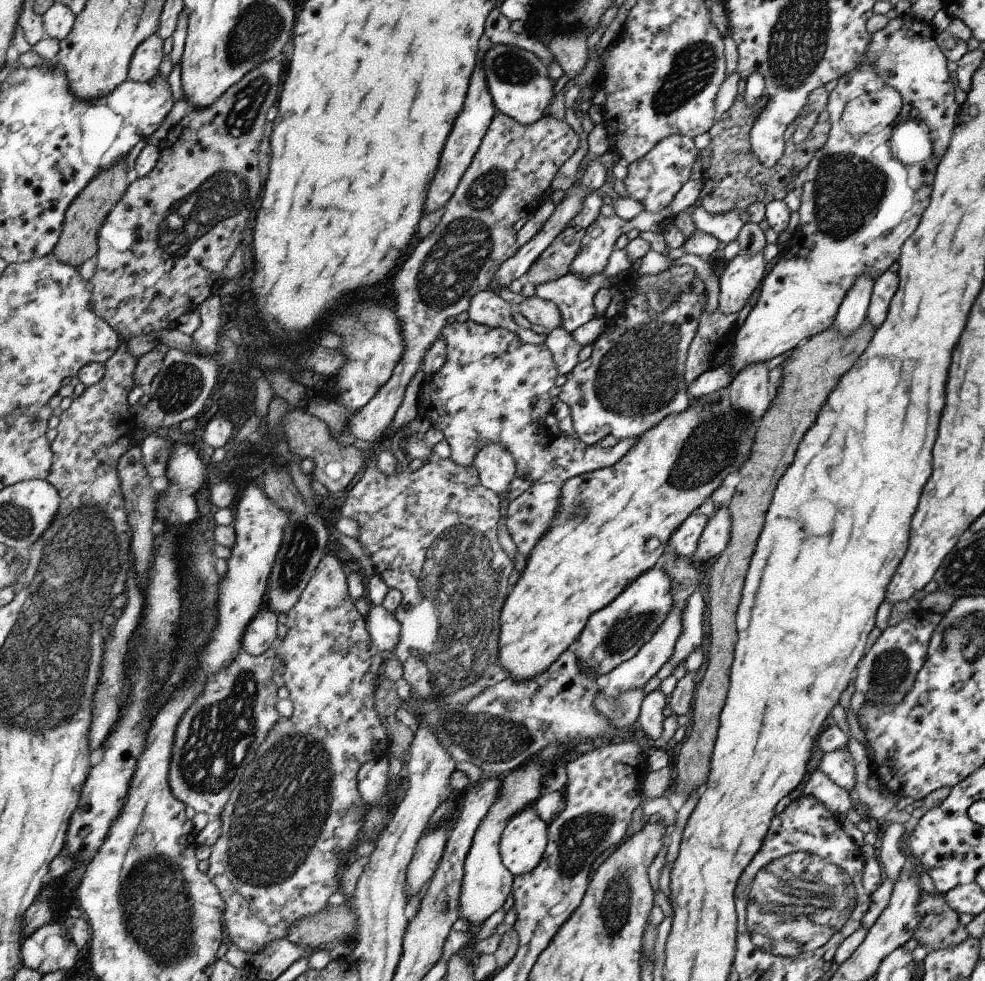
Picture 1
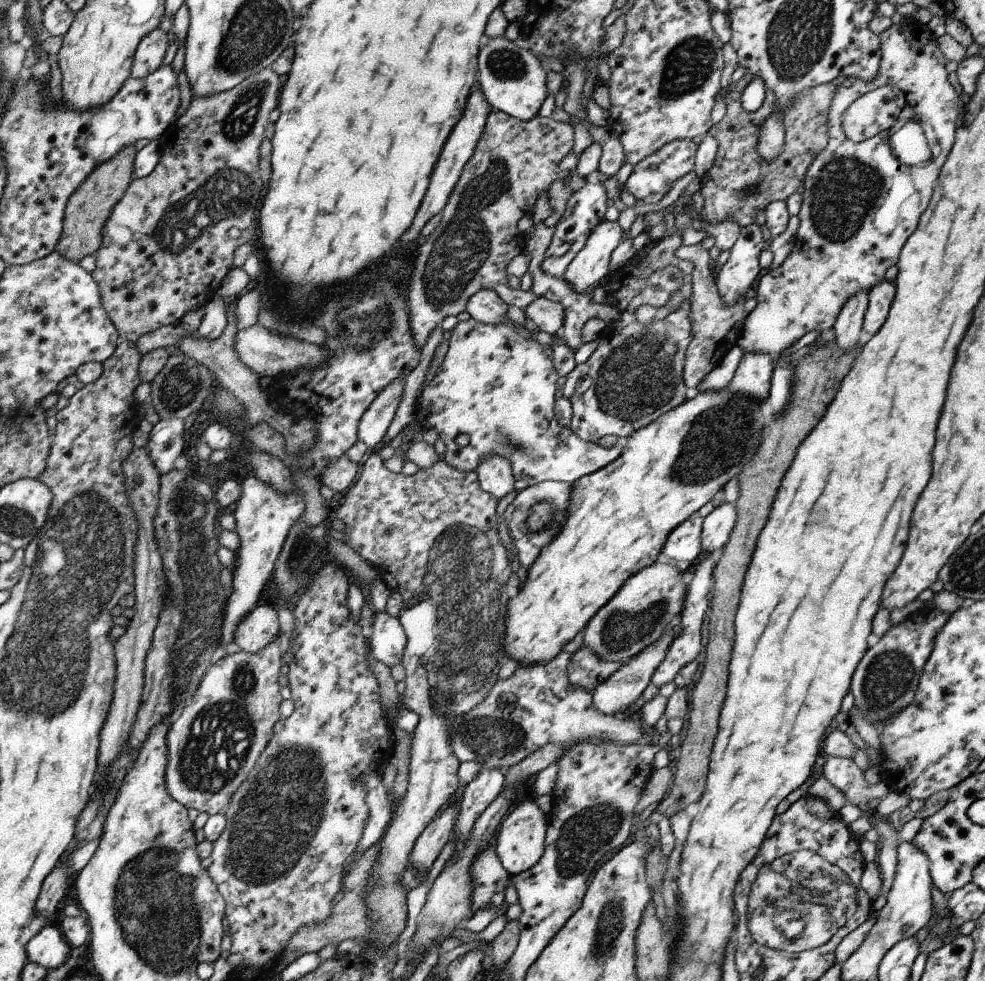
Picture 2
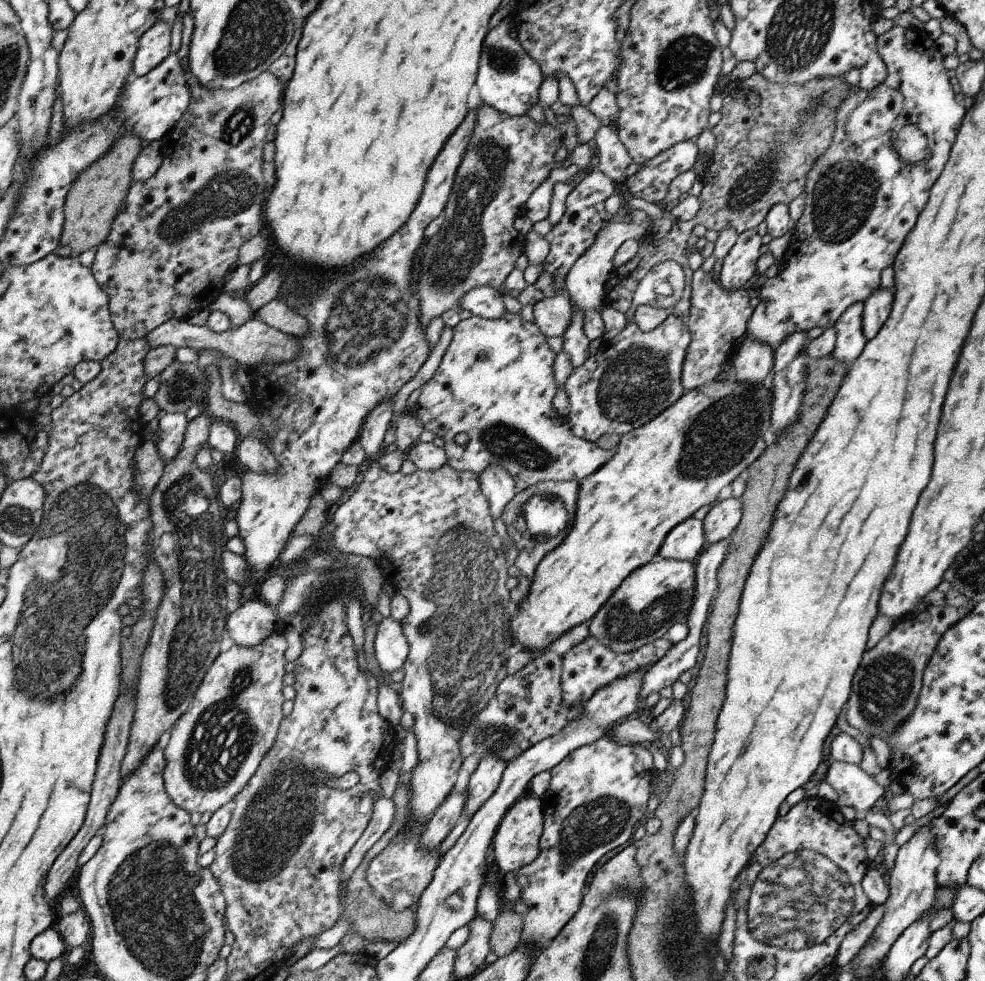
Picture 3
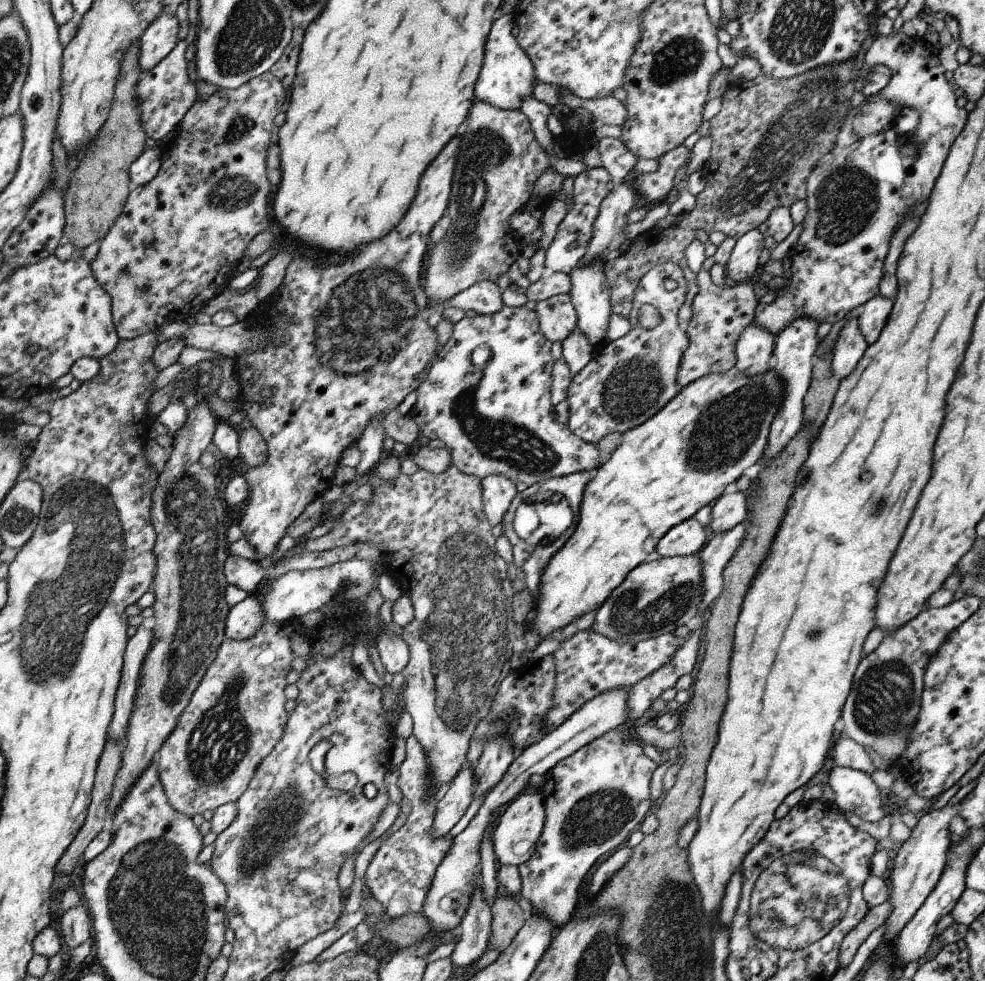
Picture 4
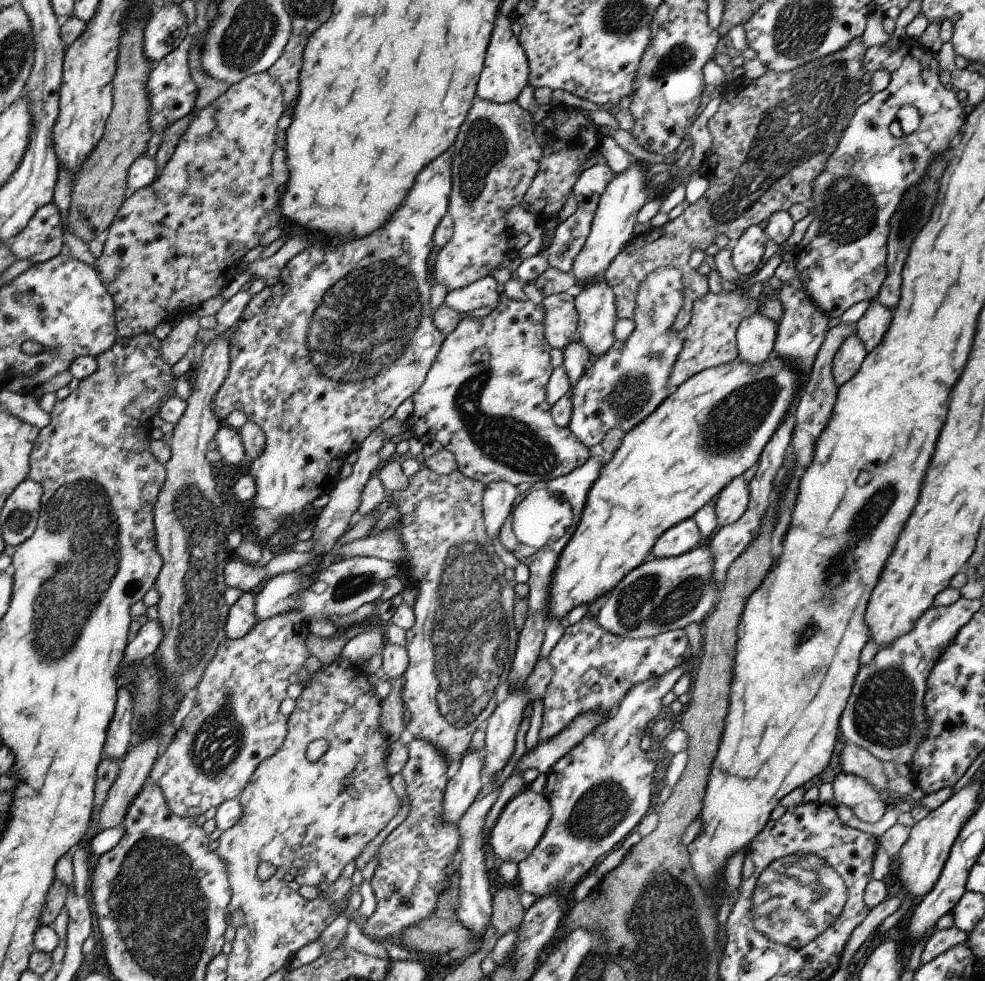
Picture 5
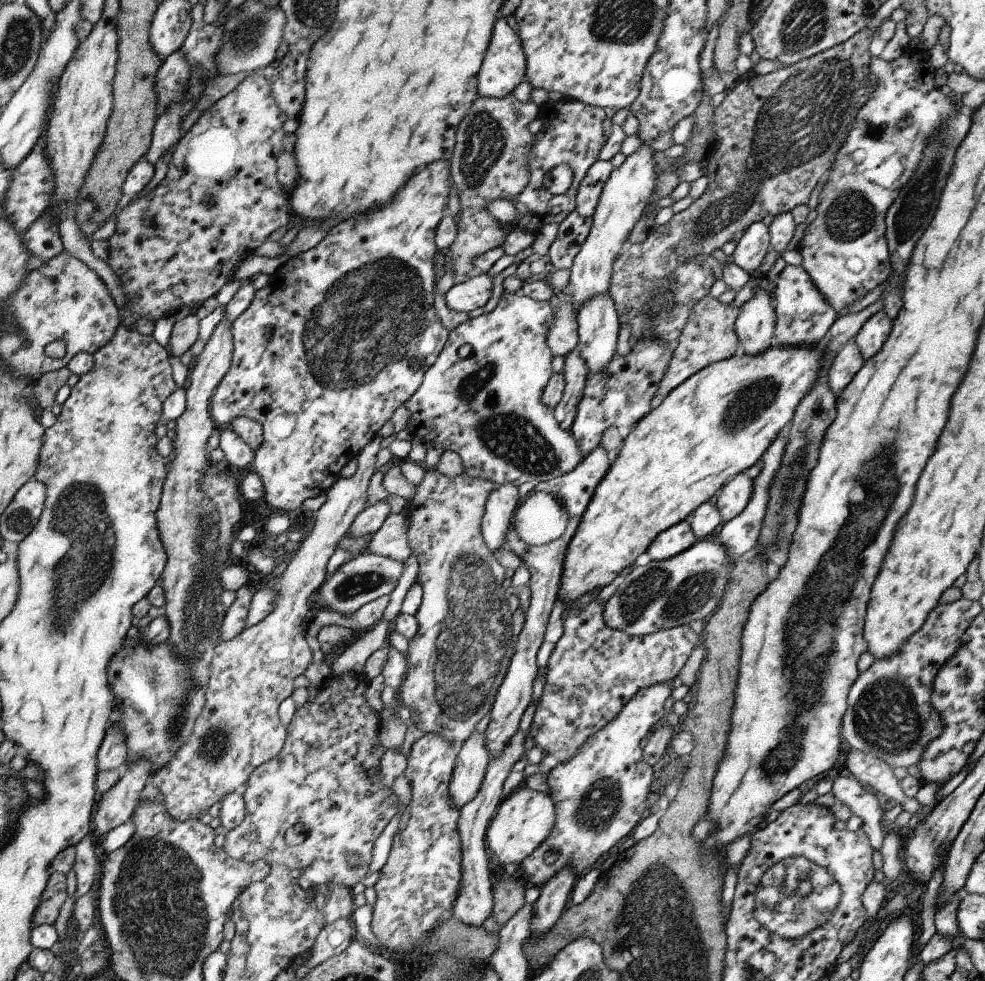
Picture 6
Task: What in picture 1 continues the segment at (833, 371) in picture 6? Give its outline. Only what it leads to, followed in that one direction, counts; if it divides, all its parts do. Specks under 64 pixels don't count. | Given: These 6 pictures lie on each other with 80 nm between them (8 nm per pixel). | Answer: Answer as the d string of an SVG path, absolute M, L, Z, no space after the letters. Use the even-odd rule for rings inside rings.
M864 273L856 277L854 284L848 289L834 322L843 335L854 332L867 318L873 284L873 278Z

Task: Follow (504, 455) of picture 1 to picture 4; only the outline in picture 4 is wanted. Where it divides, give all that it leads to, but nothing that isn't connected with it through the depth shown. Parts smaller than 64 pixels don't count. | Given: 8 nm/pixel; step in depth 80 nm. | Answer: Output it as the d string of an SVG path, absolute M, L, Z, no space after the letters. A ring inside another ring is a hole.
M488 475L482 480L484 510L492 524L502 522L504 514L515 499L516 486L504 475Z

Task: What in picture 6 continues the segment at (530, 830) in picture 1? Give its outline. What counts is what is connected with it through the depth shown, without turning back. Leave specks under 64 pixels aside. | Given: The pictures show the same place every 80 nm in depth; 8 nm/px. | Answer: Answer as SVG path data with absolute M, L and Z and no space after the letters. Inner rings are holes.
M517 788L511 796L502 801L487 830L488 848L506 865L514 862L520 865L536 848L548 838L555 823L555 803L550 793L526 788Z

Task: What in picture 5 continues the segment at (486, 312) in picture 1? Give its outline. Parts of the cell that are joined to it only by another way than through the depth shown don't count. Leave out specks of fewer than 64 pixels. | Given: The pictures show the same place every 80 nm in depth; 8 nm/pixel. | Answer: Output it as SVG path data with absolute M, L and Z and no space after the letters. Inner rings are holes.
M492 275L478 279L467 287L448 292L445 305L456 312L472 312L476 308L494 308L499 306L498 284Z

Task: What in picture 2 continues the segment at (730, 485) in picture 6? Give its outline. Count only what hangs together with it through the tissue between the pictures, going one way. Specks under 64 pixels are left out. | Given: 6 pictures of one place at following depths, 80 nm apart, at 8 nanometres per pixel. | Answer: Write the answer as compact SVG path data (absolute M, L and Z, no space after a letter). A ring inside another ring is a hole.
M722 502L705 516L701 532L702 555L722 551L723 546L729 541L736 521L737 512L734 503Z

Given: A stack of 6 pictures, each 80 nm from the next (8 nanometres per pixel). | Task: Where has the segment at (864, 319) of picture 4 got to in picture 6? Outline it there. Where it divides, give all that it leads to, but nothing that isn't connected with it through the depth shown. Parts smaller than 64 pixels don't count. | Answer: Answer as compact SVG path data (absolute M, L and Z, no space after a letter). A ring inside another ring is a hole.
M883 308L868 317L854 338L854 342L861 350L863 360L868 356L874 356L874 352L878 352L878 348L884 344L888 332L890 332L890 328L892 328L892 320Z

